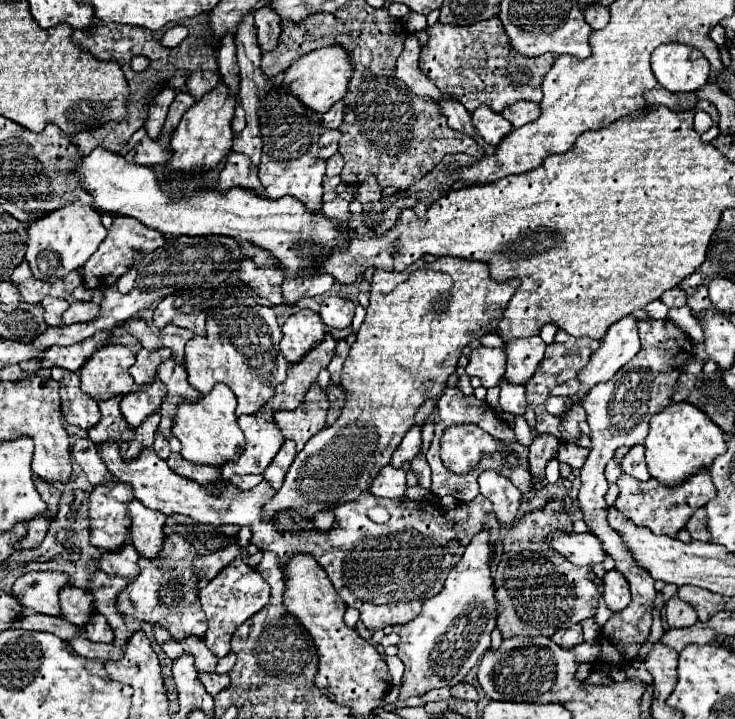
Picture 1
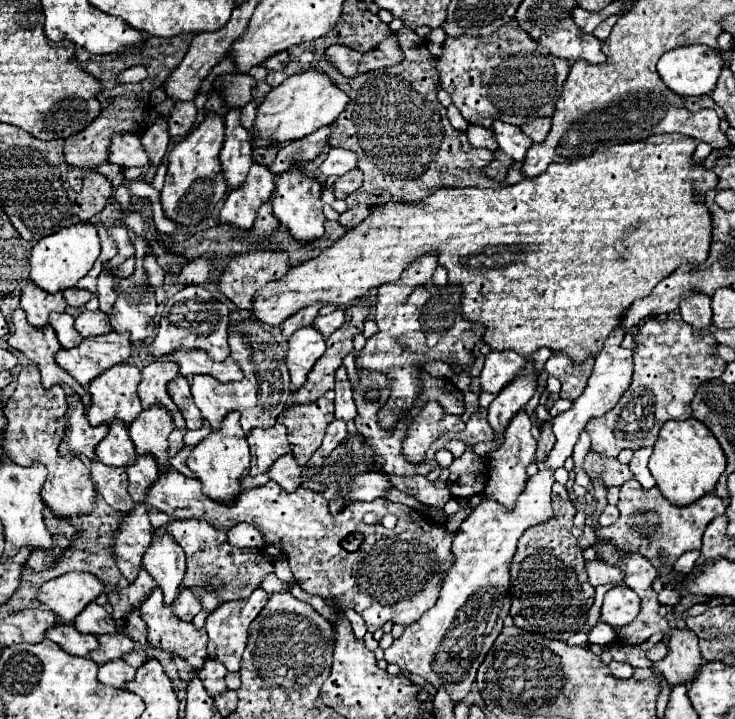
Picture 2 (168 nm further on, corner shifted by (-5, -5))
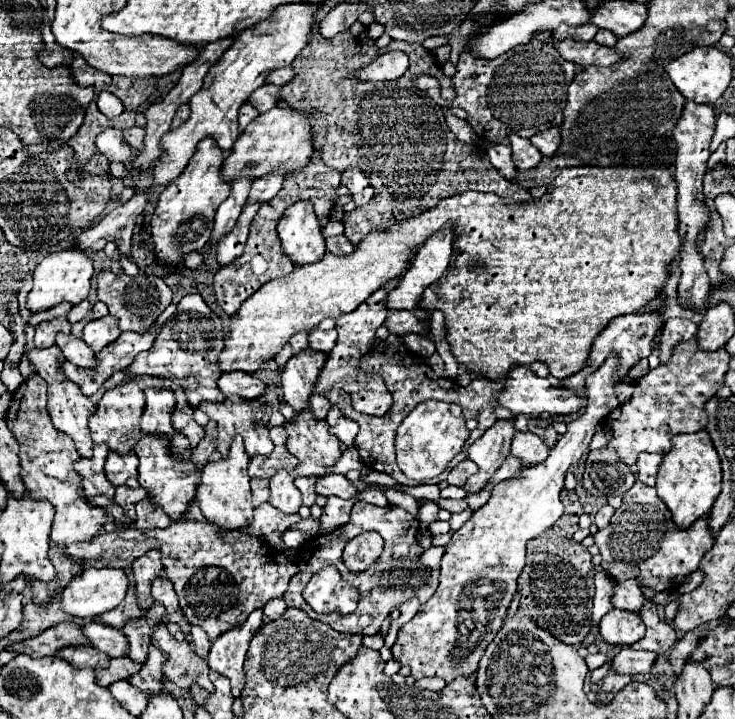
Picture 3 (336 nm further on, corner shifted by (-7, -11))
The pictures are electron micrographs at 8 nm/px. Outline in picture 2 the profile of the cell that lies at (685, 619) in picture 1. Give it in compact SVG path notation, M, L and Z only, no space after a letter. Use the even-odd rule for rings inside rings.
M671 629L669 639L669 653L665 659L653 663L653 667L671 683L689 683L695 673L699 671L699 665L703 663L703 657L699 653L699 639L689 629Z

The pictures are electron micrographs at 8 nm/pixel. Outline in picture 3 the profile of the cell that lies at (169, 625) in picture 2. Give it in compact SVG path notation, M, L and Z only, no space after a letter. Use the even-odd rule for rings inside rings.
M165 623L153 627L153 641L165 653L165 677L179 685L181 689L191 689L191 685L201 685L207 691L213 691L213 683L209 679L207 663L197 657L193 645L187 641L175 641Z

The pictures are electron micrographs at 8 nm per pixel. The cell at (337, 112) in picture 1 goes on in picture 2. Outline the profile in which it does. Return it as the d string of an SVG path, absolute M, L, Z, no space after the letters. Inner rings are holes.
M325 125L321 129L317 129L315 133L299 139L299 141L291 141L287 143L275 157L275 163L271 165L273 173L283 173L285 169L289 169L289 163L301 163L301 161L309 161L313 159L317 153L323 151L323 147L329 145L329 135L331 135L331 125Z

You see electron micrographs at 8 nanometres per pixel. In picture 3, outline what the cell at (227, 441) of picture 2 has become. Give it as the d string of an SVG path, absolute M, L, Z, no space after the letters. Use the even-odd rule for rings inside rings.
M235 437L229 457L223 461L209 461L201 471L201 485L197 489L197 503L207 519L207 523L215 525L219 533L229 533L245 527L245 523L253 521L253 505L251 505L251 485L247 475L249 455L245 453L241 437Z

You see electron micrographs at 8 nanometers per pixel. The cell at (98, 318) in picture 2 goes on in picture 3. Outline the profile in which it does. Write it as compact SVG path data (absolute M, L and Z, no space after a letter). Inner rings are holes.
M105 315L101 319L89 321L83 329L83 341L87 345L91 345L95 353L99 353L103 347L113 343L119 335L121 335L121 331L117 327L117 317L113 317L113 315Z

